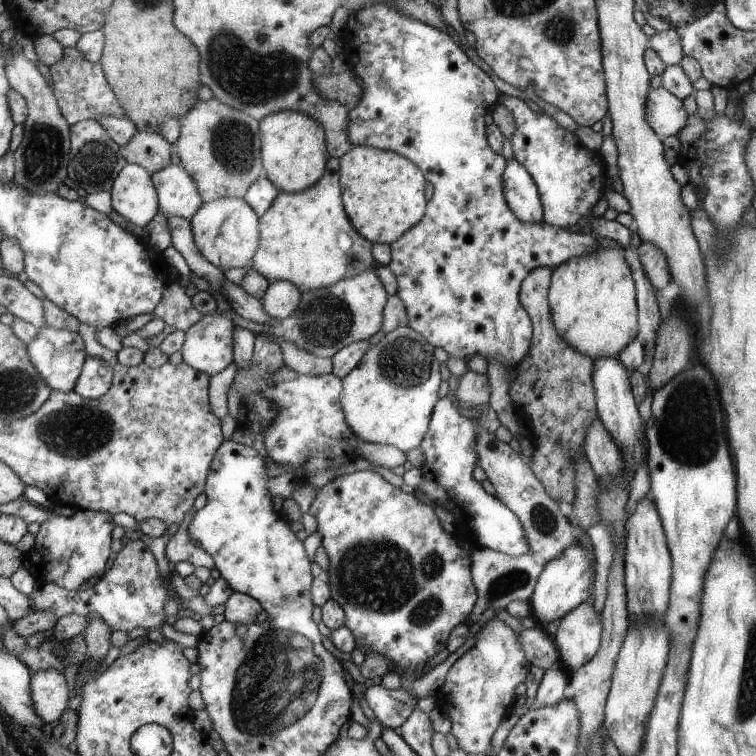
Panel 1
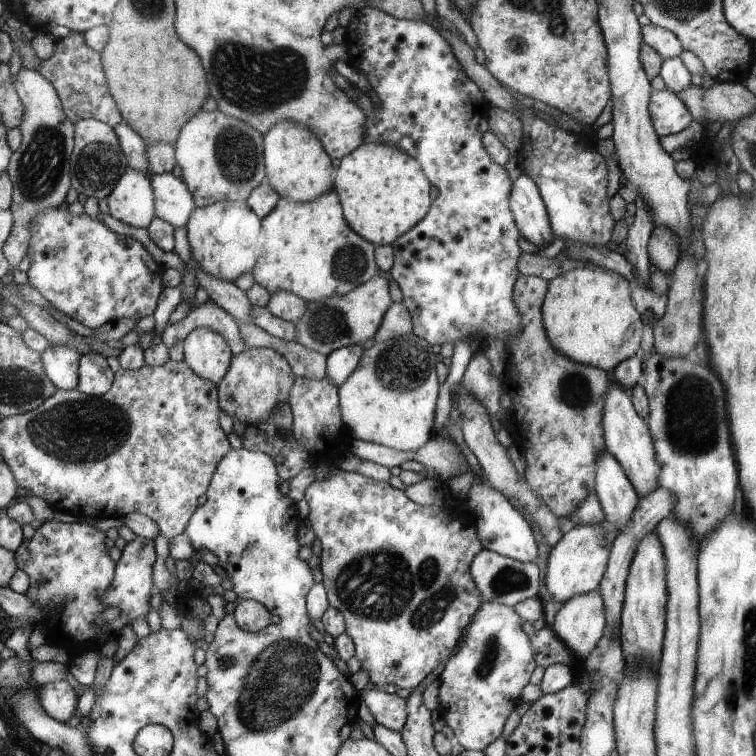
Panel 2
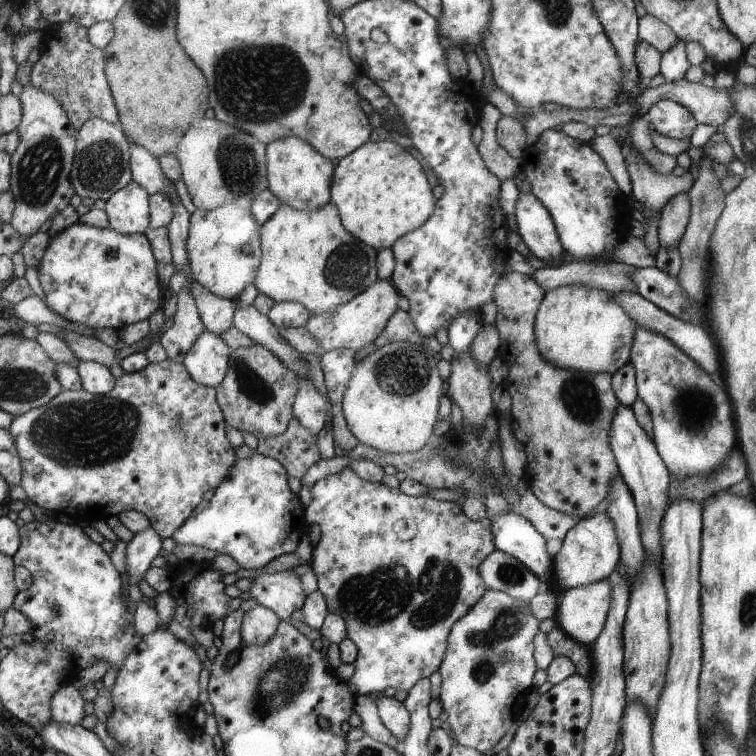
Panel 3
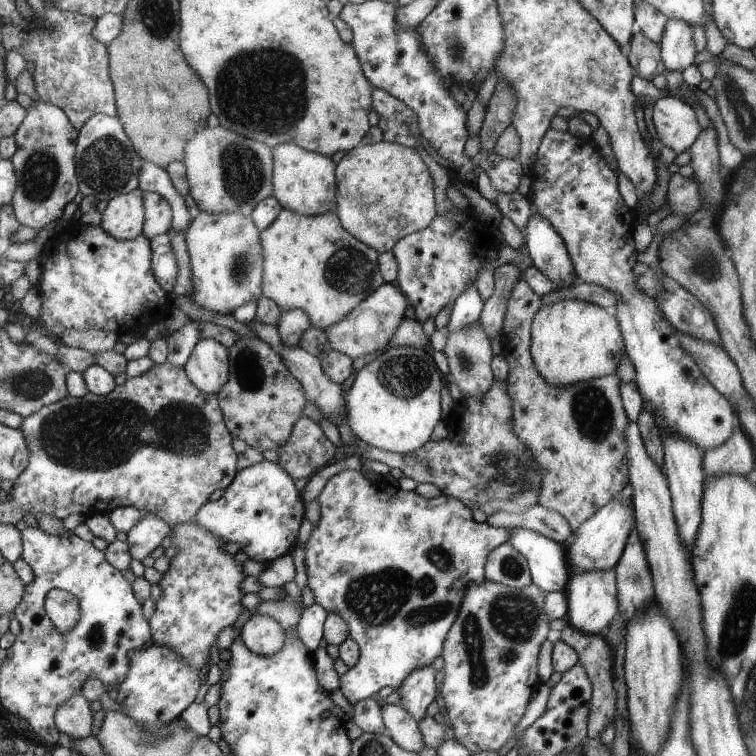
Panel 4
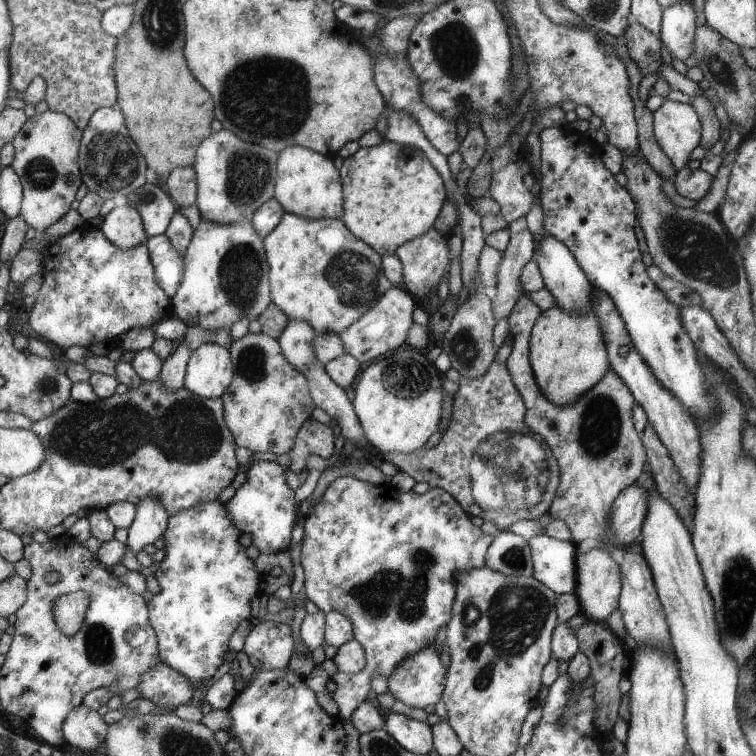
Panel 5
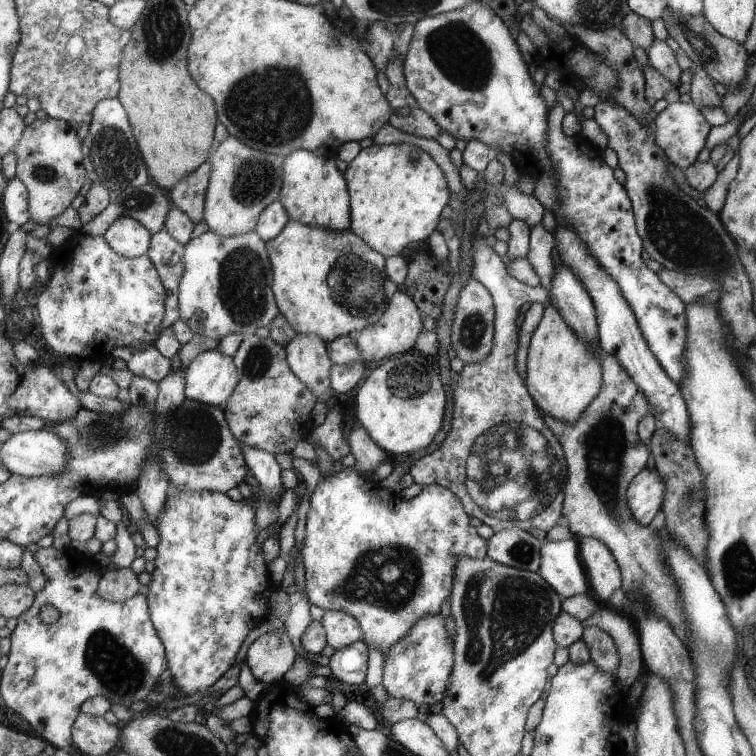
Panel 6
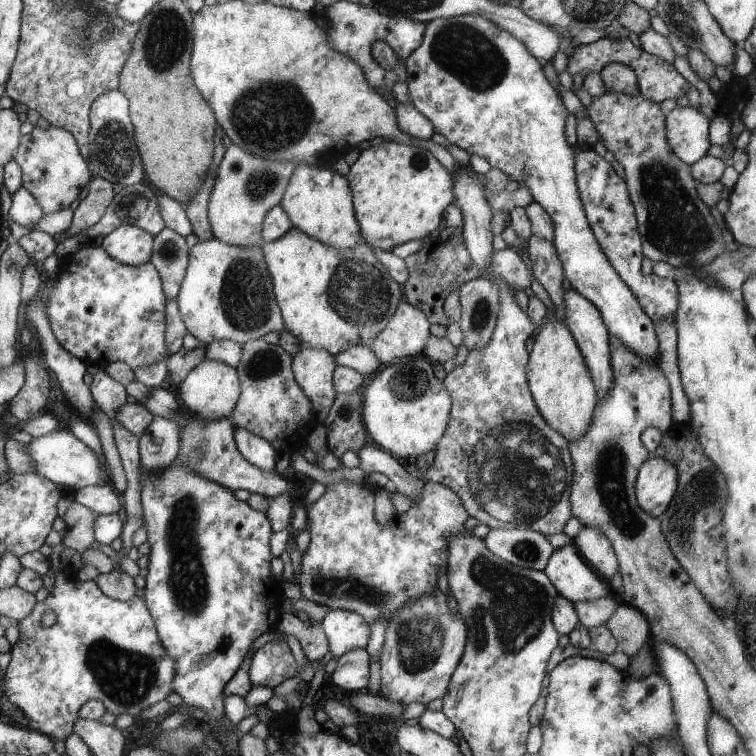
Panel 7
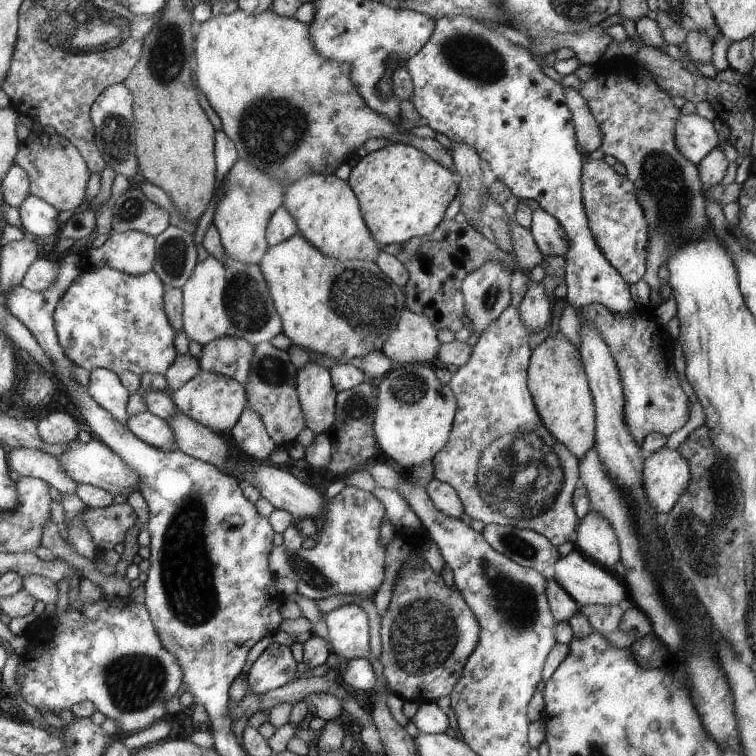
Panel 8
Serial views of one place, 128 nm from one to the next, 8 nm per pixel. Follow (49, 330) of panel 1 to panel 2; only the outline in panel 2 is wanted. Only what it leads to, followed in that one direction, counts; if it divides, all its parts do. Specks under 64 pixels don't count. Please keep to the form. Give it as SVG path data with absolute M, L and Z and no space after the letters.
M49 344L42 353L39 353L45 374L57 388L75 389L78 385L78 360L81 355L70 347Z

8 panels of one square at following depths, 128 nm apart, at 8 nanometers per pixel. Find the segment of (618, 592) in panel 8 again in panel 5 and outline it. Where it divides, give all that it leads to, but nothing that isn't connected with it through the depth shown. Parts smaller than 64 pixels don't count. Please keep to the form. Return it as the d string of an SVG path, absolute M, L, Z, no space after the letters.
M546 535L527 538L533 560L532 578L558 596L575 590L575 546Z

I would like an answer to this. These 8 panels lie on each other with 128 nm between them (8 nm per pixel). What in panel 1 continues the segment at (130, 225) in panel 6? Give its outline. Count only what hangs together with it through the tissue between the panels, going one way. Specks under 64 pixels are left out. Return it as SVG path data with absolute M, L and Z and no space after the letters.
M126 162L109 190L112 209L141 228L158 213L157 190L150 175L142 166Z

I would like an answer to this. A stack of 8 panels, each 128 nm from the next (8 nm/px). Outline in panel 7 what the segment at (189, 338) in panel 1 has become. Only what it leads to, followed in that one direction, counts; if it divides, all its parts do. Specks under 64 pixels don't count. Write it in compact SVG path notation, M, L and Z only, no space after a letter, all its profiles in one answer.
M203 359L197 366L194 366L180 384L180 398L183 406L208 421L227 418L233 413L241 396L241 383L238 381L237 370L222 362Z

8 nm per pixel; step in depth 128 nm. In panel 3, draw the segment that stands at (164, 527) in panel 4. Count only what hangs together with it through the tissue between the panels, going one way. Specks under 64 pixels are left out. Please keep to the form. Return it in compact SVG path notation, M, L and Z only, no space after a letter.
M150 526L148 529L135 533L126 542L124 551L125 570L127 570L129 584L137 584L139 580L143 579L144 572L149 568L151 560L157 554L164 553L162 539Z

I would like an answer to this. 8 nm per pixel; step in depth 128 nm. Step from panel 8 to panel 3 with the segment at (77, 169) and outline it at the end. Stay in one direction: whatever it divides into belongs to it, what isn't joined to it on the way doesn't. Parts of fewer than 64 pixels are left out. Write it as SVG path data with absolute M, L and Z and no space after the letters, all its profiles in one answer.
M30 82L22 88L19 99L22 103L22 118L15 130L18 143L10 154L9 190L13 195L14 209L9 223L17 234L29 238L45 220L61 212L73 196L69 170L75 154L75 130L61 104Z

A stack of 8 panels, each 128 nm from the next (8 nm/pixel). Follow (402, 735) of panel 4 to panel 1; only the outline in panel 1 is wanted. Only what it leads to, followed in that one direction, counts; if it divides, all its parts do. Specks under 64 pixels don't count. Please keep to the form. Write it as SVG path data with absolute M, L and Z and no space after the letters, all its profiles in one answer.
M377 681L369 682L363 696L381 727L397 728L416 708L417 698L415 699L404 685L389 690Z

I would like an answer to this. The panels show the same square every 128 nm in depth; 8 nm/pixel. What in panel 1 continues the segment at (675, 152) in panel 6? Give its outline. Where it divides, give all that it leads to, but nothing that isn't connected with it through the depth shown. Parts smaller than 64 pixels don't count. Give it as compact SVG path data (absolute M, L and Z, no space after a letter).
M663 87L649 90L646 102L646 121L662 140L676 135L686 125L688 115L678 99Z

